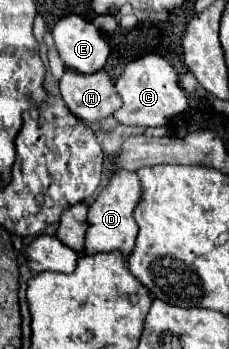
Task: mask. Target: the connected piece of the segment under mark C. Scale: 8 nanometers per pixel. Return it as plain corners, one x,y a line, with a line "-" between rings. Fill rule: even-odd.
145,55
137,61
131,61
125,67
123,75
117,79
117,91
123,99
123,107
115,111
115,119
125,125
165,125
173,115
181,113
187,107
187,97
179,87
177,71
161,55

